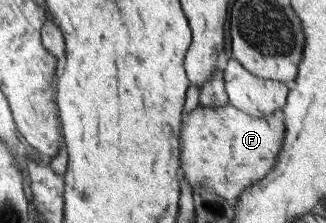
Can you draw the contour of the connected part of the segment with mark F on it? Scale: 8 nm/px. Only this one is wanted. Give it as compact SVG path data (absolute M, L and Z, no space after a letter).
M200 103L193 110L184 113L181 121L181 130L179 131L181 145L181 154L179 155L180 176L183 176L192 191L196 188L210 190L234 206L244 189L264 177L273 168L281 150L280 141L283 141L284 134L285 123L281 113L255 118L236 109L230 103L217 108L202 106Z

